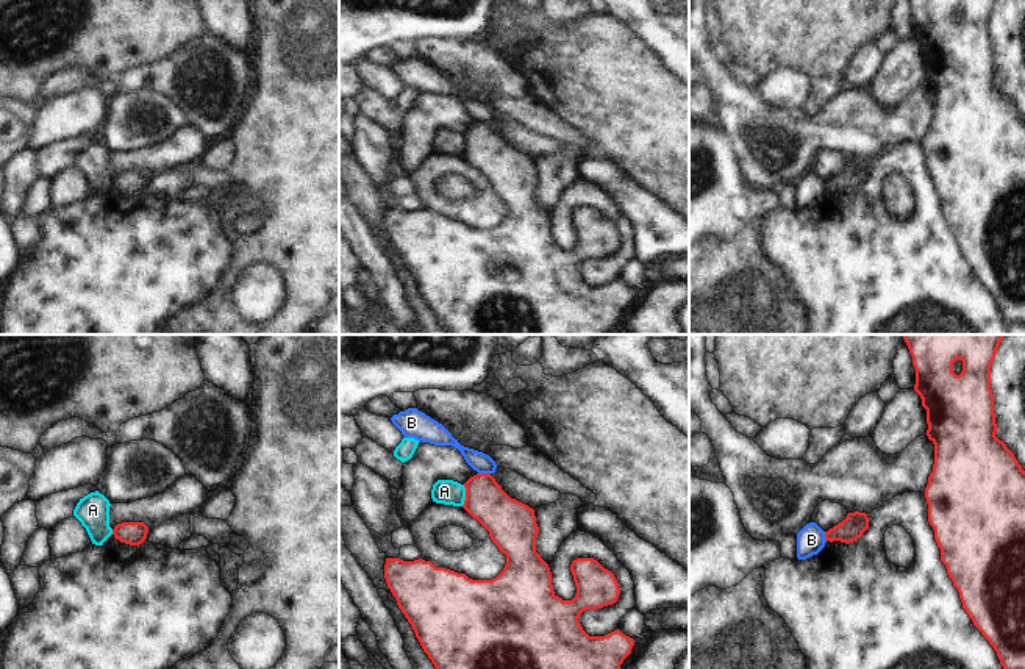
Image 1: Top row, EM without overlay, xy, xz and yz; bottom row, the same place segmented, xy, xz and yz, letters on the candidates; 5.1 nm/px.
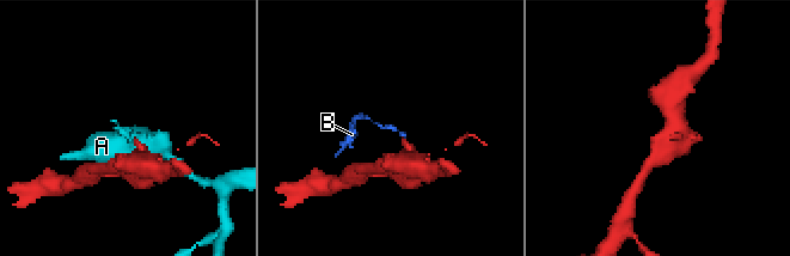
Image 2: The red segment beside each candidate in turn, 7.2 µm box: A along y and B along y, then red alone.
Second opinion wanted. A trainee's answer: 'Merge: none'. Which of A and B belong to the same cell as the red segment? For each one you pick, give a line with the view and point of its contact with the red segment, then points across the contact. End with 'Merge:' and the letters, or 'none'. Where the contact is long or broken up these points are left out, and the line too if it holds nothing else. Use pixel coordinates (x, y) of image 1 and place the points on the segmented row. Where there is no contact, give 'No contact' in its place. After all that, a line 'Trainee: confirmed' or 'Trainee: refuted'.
Merge: none
Trainee: confirmed

